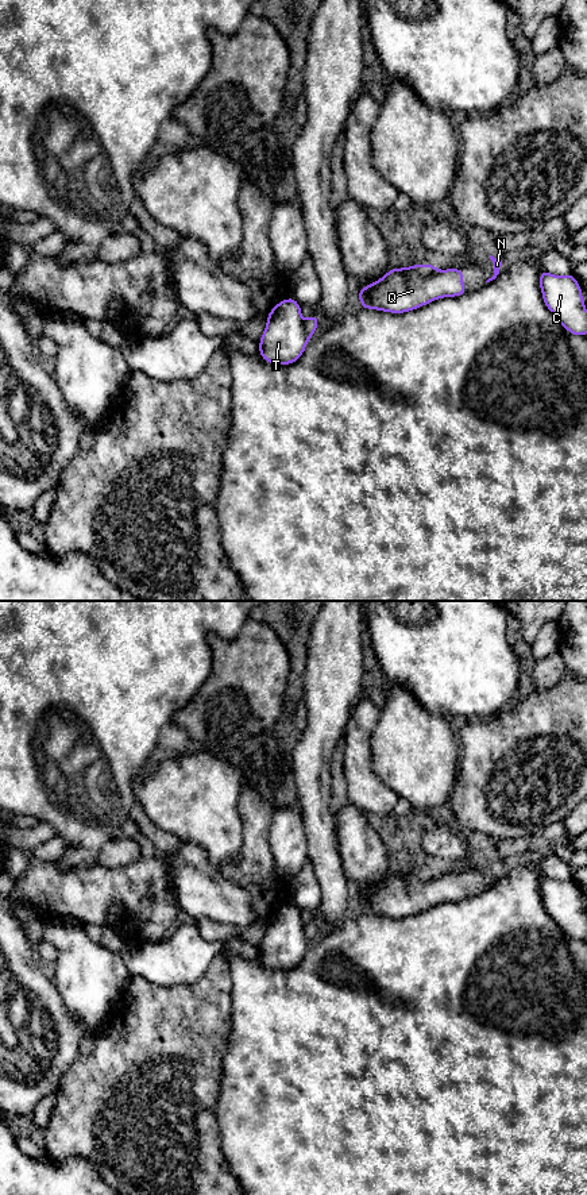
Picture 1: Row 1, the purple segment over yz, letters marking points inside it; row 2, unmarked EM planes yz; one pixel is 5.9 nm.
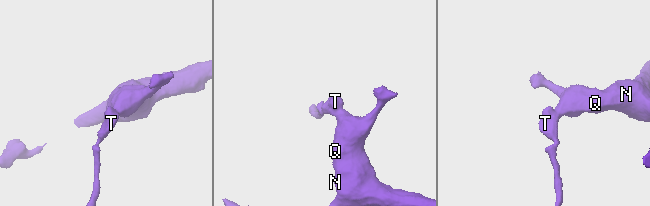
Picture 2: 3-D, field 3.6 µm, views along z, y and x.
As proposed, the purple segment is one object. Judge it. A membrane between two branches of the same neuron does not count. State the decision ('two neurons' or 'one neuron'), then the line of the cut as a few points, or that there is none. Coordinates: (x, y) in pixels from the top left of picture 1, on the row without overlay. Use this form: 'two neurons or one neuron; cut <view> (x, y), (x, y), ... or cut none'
two neurons; cut yz (304, 925), (304, 937), (308, 944)

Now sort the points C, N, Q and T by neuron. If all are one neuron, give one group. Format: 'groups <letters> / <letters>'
groups C N Q / T

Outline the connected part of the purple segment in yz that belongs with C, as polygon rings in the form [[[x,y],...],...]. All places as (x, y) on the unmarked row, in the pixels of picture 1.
[[[545,875],[540,878],[540,894],[545,911],[555,924],[576,941],[587,938],[587,914],[582,901],[582,891],[574,879],[555,880]]]

